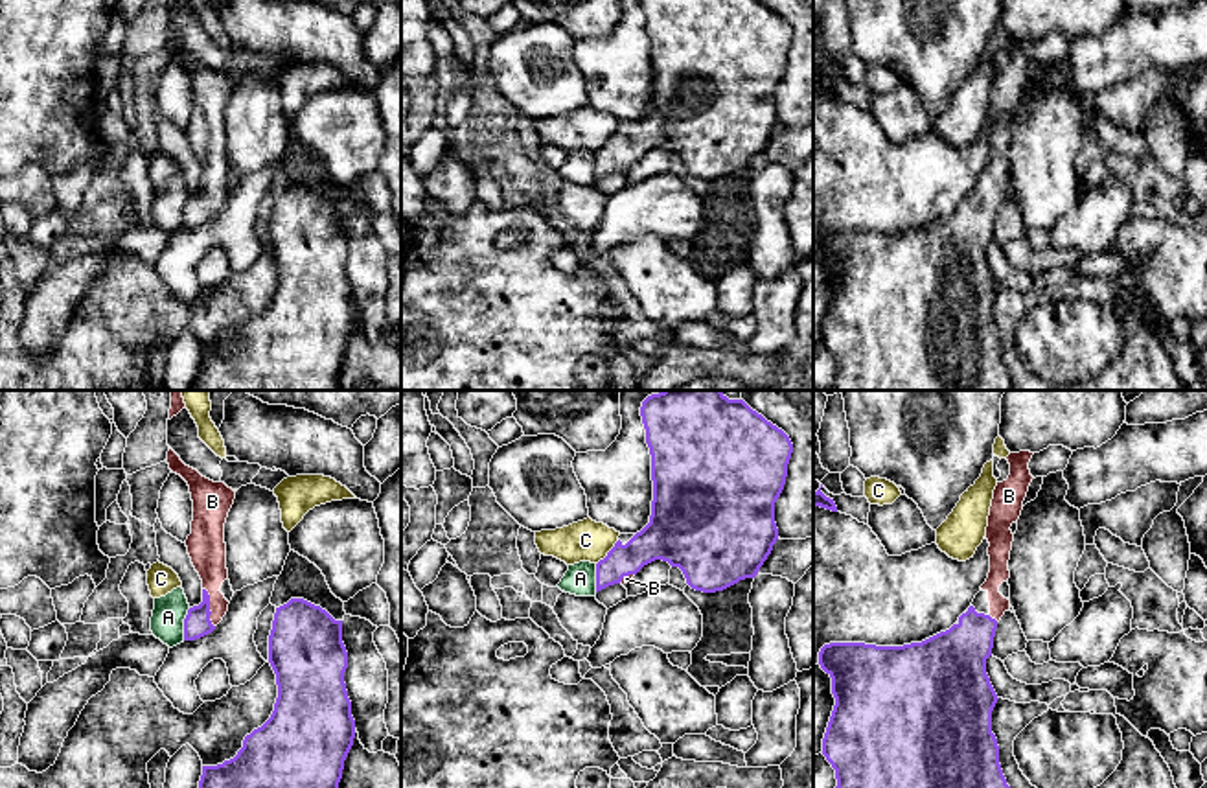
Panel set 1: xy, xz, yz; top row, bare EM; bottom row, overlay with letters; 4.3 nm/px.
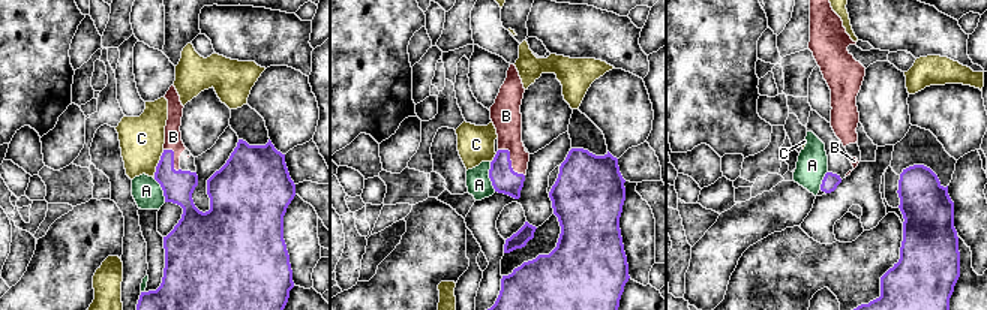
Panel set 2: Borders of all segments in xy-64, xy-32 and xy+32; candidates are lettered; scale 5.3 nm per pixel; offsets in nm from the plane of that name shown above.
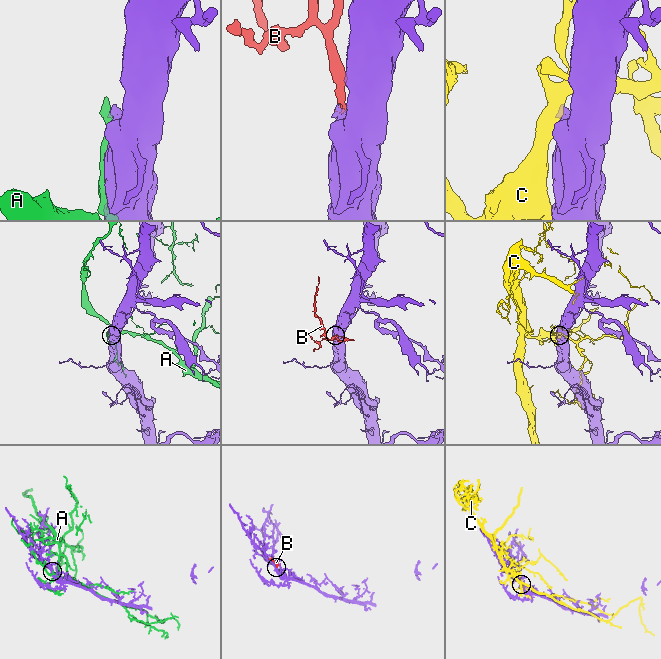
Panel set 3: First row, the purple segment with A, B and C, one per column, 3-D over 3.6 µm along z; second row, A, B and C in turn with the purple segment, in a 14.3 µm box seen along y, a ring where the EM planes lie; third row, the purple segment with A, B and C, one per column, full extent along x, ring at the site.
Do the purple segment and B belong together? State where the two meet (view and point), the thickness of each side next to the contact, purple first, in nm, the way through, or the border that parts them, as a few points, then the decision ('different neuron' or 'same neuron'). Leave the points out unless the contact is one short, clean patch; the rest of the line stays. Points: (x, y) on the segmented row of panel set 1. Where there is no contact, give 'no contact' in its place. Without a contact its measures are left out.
xy (208, 608) | 120/160 nm | across xy (197, 623), (208, 608), (208, 551) | same neuron

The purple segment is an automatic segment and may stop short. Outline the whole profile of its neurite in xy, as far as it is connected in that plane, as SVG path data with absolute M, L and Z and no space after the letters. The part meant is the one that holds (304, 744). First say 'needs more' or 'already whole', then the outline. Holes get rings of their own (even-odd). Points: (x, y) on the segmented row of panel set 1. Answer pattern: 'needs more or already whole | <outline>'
already whole | M291 598L276 608L269 663L278 685L270 718L245 736L234 759L202 766L199 788L339 788L355 738L344 683L348 652L342 643L342 620L304 598Z

